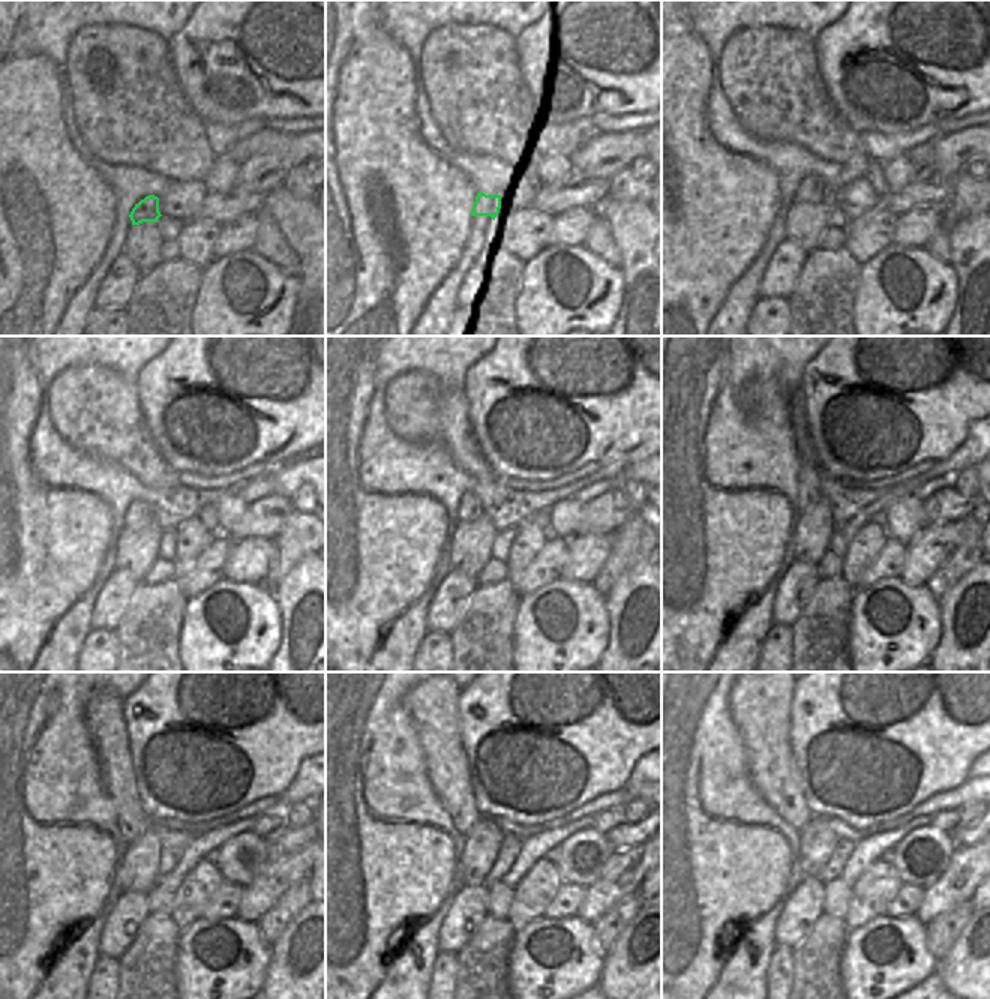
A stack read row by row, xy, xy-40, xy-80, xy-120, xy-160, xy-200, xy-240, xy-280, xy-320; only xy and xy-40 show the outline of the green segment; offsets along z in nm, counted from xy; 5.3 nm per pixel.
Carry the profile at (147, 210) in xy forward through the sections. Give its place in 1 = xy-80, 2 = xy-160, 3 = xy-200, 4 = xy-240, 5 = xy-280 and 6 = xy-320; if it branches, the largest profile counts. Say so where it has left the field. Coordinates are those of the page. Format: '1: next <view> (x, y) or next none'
1: next xy-80 (812, 189)
2: next xy-160 (470, 507)
3: next xy-200 (807, 495)
4: next xy-240 (104, 713)
5: next xy-280 (432, 704)
6: next xy-320 (759, 702)

